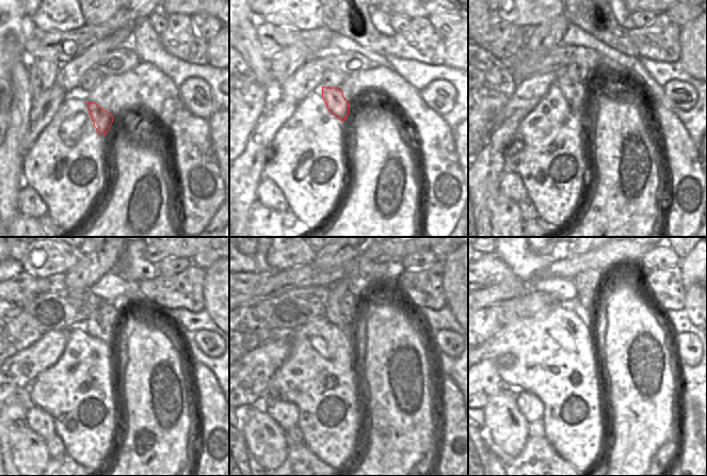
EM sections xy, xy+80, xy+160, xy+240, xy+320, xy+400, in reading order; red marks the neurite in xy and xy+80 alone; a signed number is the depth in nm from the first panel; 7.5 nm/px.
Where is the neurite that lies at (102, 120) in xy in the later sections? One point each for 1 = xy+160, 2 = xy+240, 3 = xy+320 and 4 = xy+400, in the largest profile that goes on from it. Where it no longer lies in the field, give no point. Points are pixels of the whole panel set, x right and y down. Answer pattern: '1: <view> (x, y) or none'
1: xy+160 (575, 93)
2: xy+240 (94, 326)
3: xy+320 (337, 291)
4: xy+400 (588, 283)

